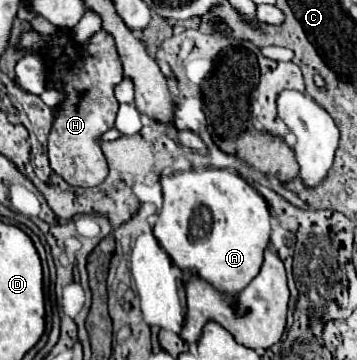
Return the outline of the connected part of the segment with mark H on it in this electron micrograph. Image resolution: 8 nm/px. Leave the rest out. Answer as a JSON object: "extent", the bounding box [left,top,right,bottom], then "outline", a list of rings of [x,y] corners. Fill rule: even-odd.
{"extent":[21,30,123,186],"outline":[[[67,30],[59,32],[53,44],[45,44],[37,32],[21,36],[21,44],[31,52],[43,52],[49,68],[49,86],[63,90],[65,100],[57,108],[55,122],[49,134],[49,162],[51,168],[71,186],[97,186],[107,176],[107,162],[99,148],[99,136],[113,128],[117,114],[117,100],[113,96],[115,84],[123,80],[121,62],[115,50],[115,42],[107,32],[97,32],[83,48],[77,48]],[[69,66],[73,70],[69,70]]]}

